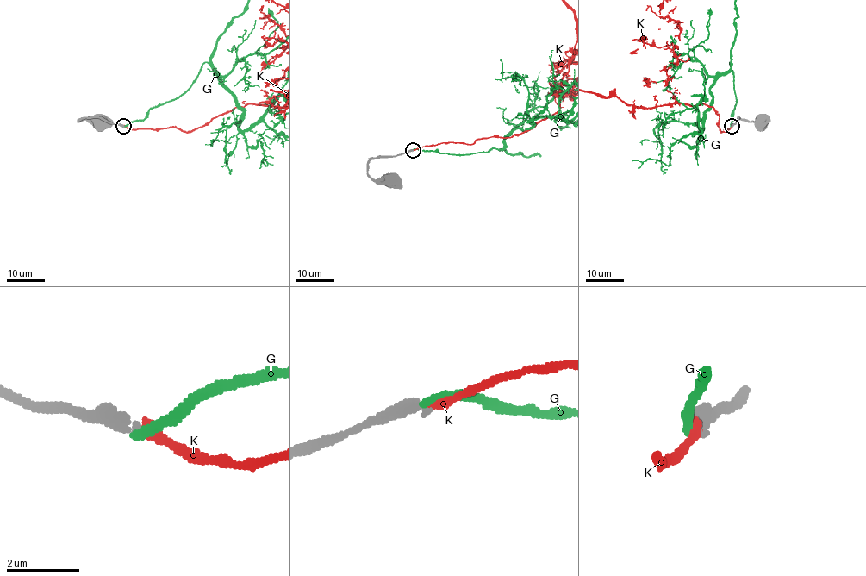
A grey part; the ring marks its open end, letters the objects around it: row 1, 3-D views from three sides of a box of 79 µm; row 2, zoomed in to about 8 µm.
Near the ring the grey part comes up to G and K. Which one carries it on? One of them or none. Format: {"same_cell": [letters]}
{"same_cell": ["K"]}

